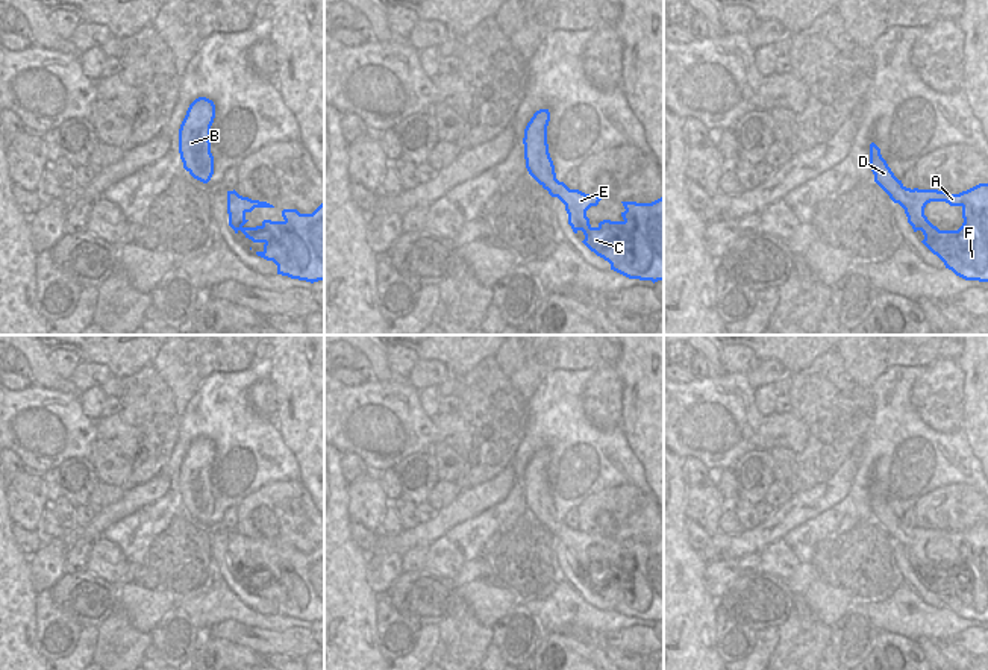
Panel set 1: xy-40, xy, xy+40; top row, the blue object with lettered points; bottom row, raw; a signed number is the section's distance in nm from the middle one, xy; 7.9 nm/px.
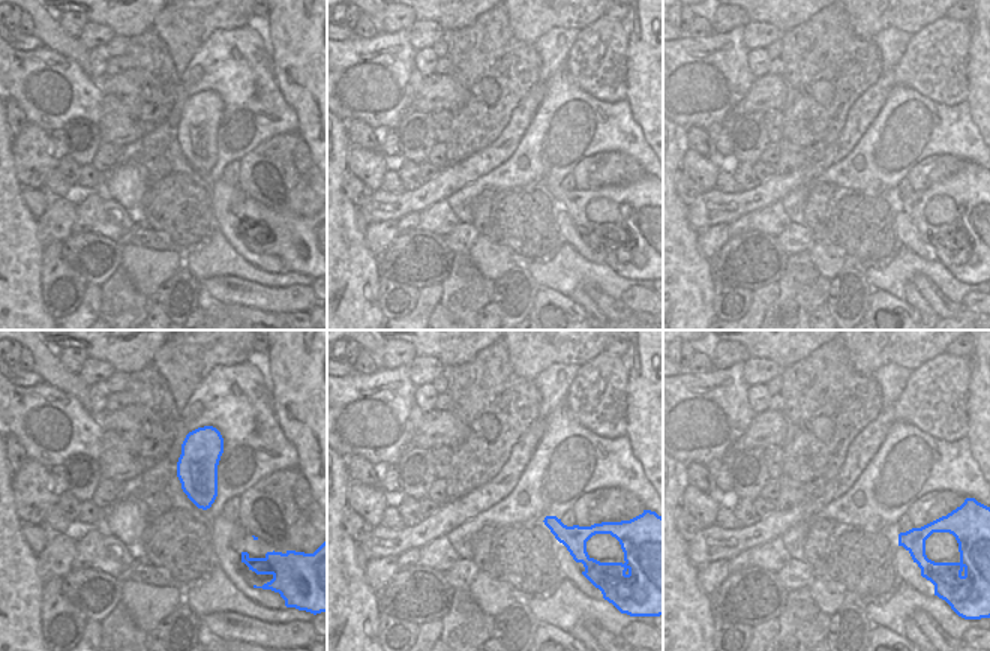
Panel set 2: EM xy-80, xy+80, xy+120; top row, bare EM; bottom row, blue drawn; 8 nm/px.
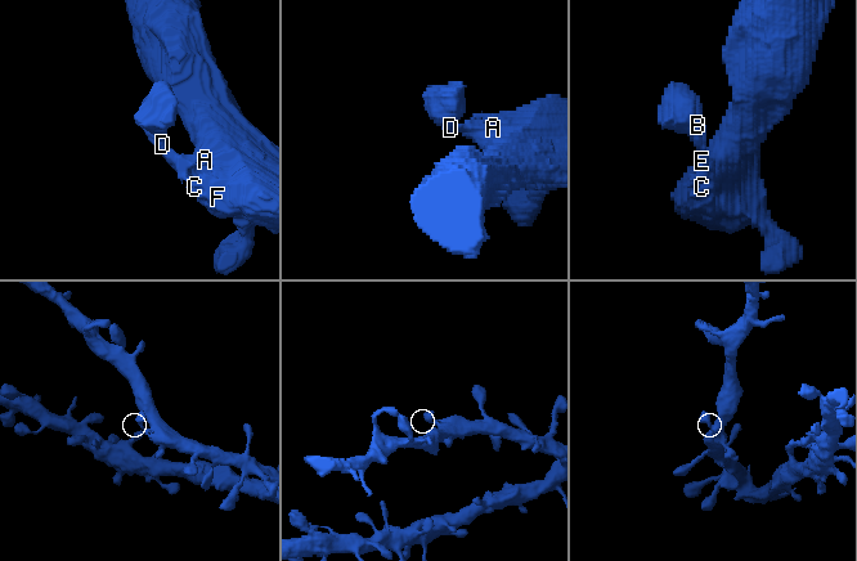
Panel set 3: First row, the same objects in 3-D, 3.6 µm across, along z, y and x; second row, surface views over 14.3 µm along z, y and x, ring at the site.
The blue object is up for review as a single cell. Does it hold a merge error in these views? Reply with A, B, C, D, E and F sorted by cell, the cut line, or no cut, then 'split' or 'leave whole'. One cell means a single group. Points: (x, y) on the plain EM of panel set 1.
A B C D E F | no cut | leave whole

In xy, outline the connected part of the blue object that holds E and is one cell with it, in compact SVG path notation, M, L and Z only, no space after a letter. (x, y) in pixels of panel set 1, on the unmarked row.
M539 449L524 468L529 514L565 544L573 571L582 570L582 582L608 600L611 609L629 618L664 620L664 535L652 543L621 541L626 549L621 561L603 559L592 567L586 550L597 546L602 537L570 529L556 518L547 484L549 461L549 449Z

